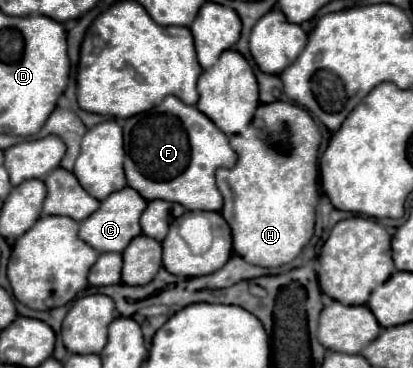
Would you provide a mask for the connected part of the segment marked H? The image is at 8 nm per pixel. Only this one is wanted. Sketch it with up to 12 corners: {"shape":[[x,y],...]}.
{"shape":[[261,104],[217,170],[233,252],[291,262],[311,240],[321,132]]}

